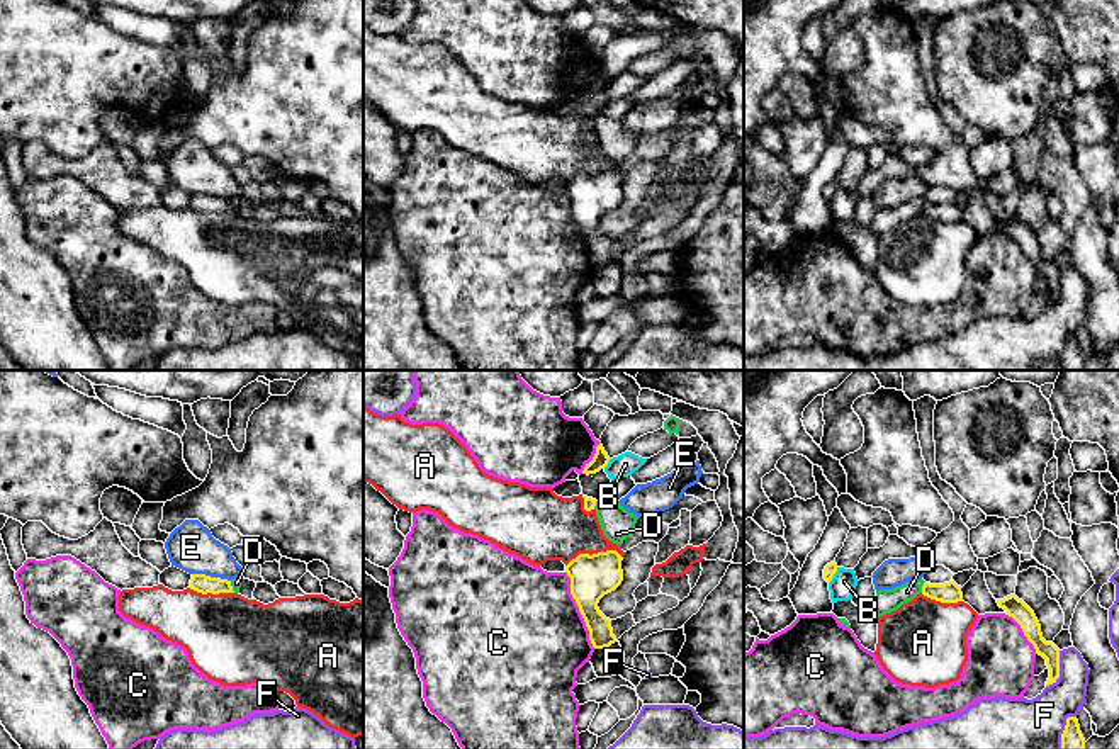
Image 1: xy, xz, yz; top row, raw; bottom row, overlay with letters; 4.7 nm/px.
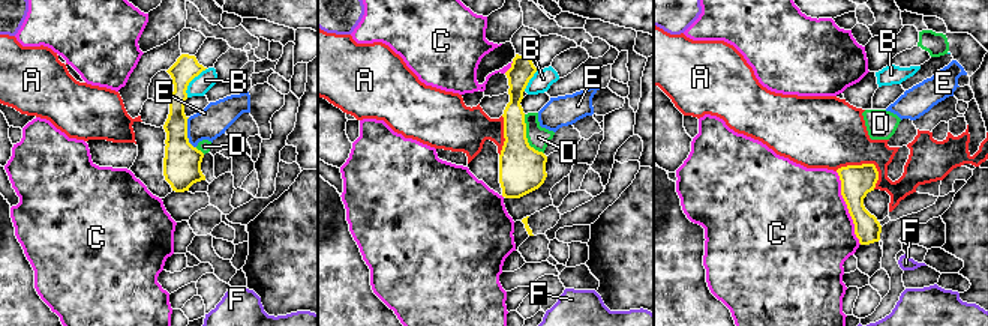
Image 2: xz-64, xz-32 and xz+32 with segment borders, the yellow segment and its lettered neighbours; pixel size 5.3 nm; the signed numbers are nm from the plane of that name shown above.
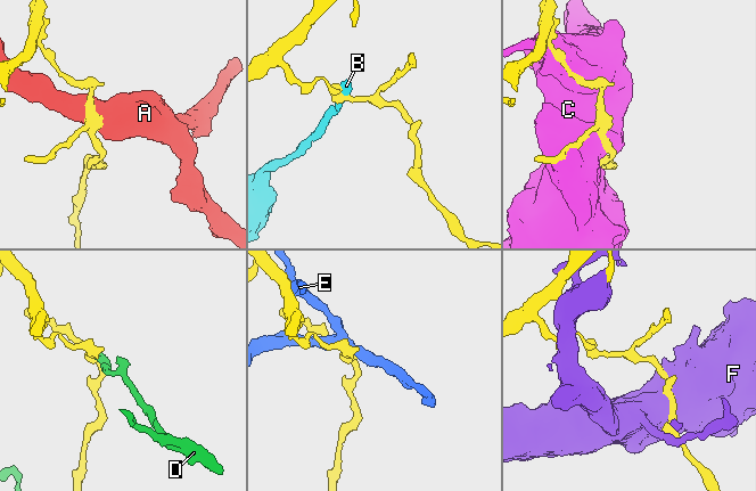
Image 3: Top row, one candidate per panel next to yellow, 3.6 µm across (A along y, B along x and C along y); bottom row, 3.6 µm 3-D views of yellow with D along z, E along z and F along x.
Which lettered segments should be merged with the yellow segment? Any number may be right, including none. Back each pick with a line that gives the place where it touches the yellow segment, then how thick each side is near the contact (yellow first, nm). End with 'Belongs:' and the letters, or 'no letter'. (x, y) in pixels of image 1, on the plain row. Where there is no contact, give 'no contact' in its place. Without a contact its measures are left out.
Belongs: no letter

